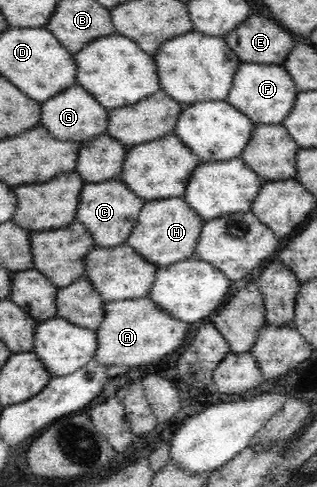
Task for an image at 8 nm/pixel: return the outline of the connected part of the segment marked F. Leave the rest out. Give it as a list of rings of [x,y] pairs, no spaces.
[[[244,63],[238,66],[234,76],[234,86],[225,98],[226,102],[234,106],[250,121],[261,124],[281,124],[290,116],[294,108],[298,89],[290,77],[290,73],[280,65]]]

